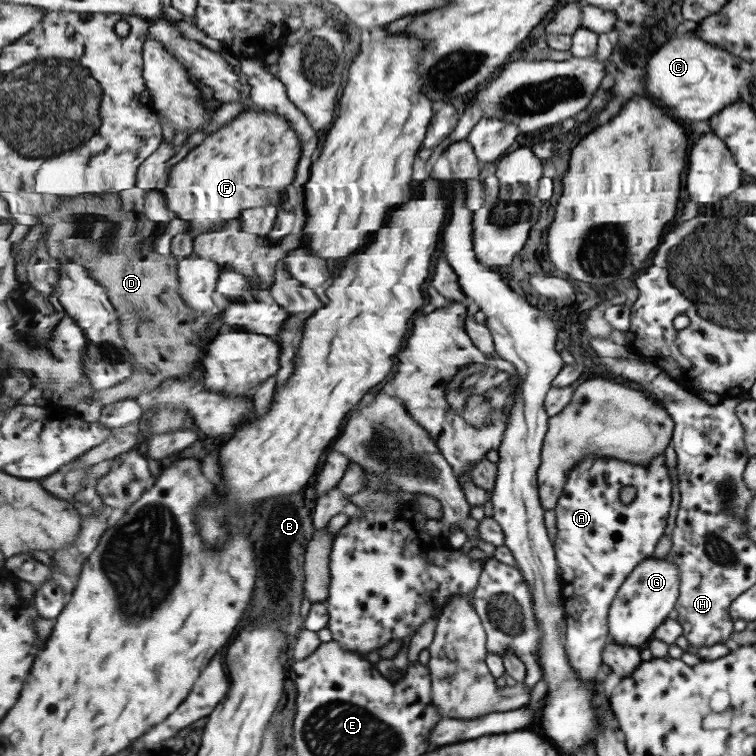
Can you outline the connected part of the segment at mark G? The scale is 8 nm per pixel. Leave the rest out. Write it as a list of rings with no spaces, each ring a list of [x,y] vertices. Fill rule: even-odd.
[[[647,558],[642,561],[619,590],[614,605],[611,605],[610,640],[621,646],[645,644],[674,608],[680,585],[678,567],[669,558]]]

